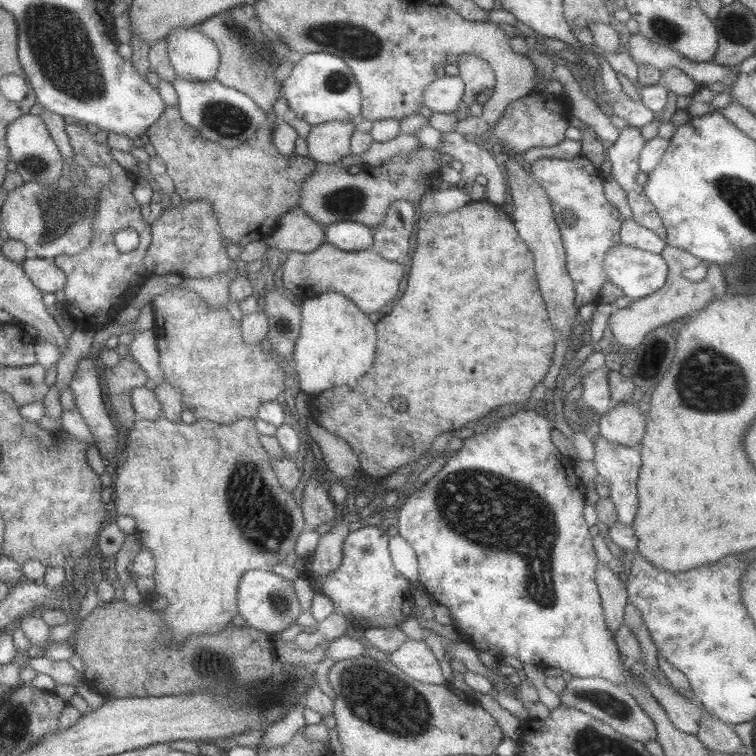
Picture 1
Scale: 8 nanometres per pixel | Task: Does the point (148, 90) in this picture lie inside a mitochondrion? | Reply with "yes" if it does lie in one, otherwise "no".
no

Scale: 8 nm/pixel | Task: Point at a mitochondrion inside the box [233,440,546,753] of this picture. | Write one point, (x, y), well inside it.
(402, 712)

